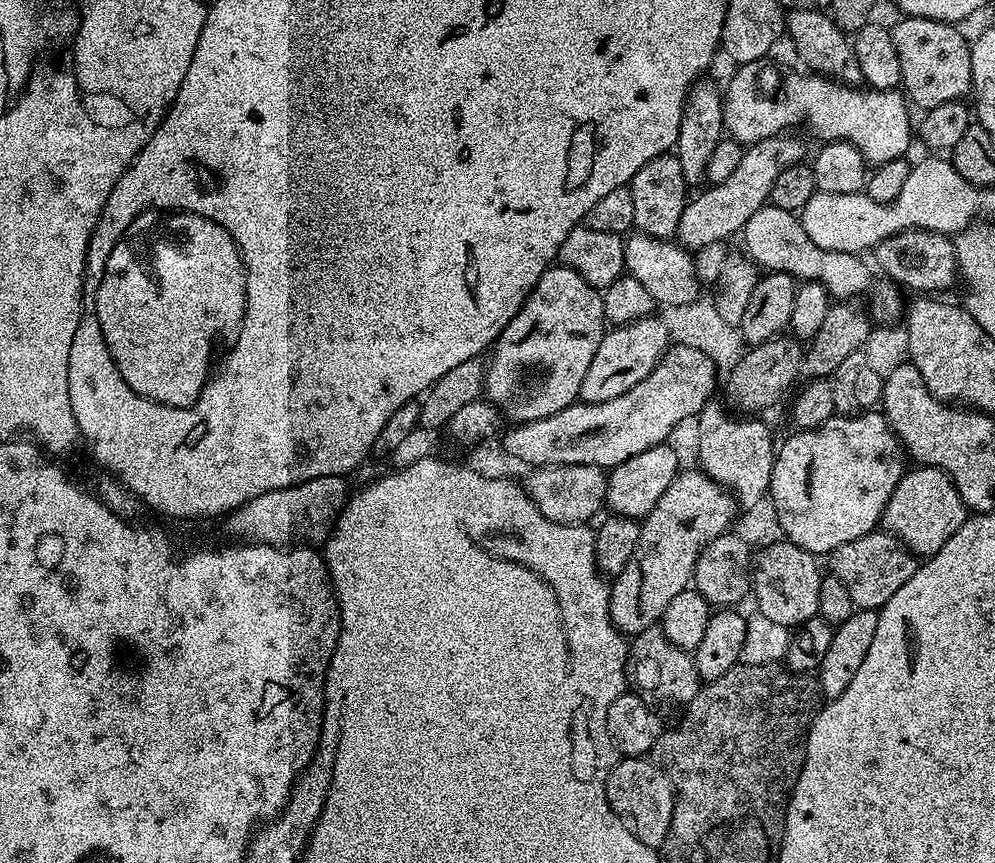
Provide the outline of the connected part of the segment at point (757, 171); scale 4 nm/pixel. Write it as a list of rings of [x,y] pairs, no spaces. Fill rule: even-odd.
[[[783,134],[768,137],[756,144],[747,145],[742,162],[734,169],[734,174],[726,182],[705,187],[705,192],[695,193],[682,210],[676,236],[679,243],[689,250],[697,250],[714,241],[728,242],[732,235],[743,233],[746,222],[753,214],[769,203],[768,195],[778,182],[778,174],[790,166],[801,163],[804,157],[804,144],[796,134]]]

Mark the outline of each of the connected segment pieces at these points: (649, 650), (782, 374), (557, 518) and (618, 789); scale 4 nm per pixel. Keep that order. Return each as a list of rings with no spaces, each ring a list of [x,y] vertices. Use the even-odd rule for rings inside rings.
[[[663,627],[647,628],[631,637],[628,649],[627,679],[636,683],[640,696],[649,701],[677,700],[680,706],[687,706],[702,687],[702,681],[693,653],[684,652],[670,638],[666,638]]]
[[[781,334],[772,340],[751,345],[747,351],[731,365],[732,373],[729,374],[726,384],[726,402],[740,414],[764,414],[760,412],[774,407],[787,394],[788,387],[798,380],[804,348],[801,341],[791,335]]]
[[[550,464],[536,466],[526,479],[528,496],[550,518],[559,524],[583,524],[591,521],[591,516],[608,499],[608,478],[605,469],[586,466],[585,464]]]
[[[621,757],[613,766],[605,788],[611,808],[625,820],[638,839],[644,845],[661,847],[669,834],[675,792],[672,781],[659,763],[647,757]]]

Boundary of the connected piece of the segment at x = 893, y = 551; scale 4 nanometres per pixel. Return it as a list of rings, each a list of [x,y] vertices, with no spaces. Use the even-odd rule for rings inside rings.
[[[877,530],[866,533],[862,538],[854,538],[854,542],[842,542],[827,557],[827,571],[846,582],[846,590],[850,590],[850,598],[854,598],[857,609],[870,608],[879,610],[910,578],[914,578],[918,567],[918,557],[890,532]]]

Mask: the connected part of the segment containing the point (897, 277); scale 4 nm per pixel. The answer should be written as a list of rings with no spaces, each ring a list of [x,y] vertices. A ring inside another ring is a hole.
[[[912,228],[906,232],[896,233],[877,245],[874,249],[874,255],[876,255],[877,264],[875,264],[875,267],[877,269],[880,267],[893,280],[889,281],[901,289],[913,288],[916,294],[944,294],[947,288],[952,288],[955,284],[958,284],[955,243],[947,235],[941,235],[939,232],[929,232],[920,228]]]

